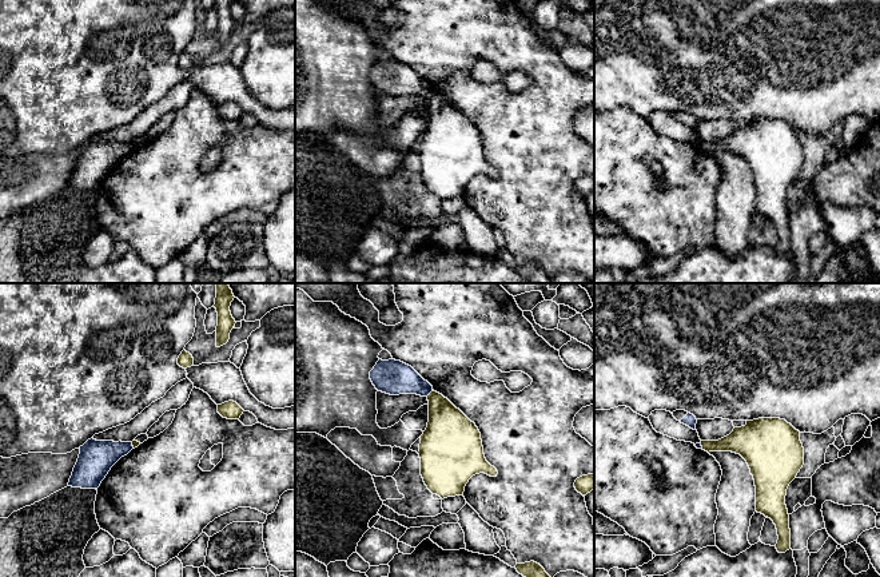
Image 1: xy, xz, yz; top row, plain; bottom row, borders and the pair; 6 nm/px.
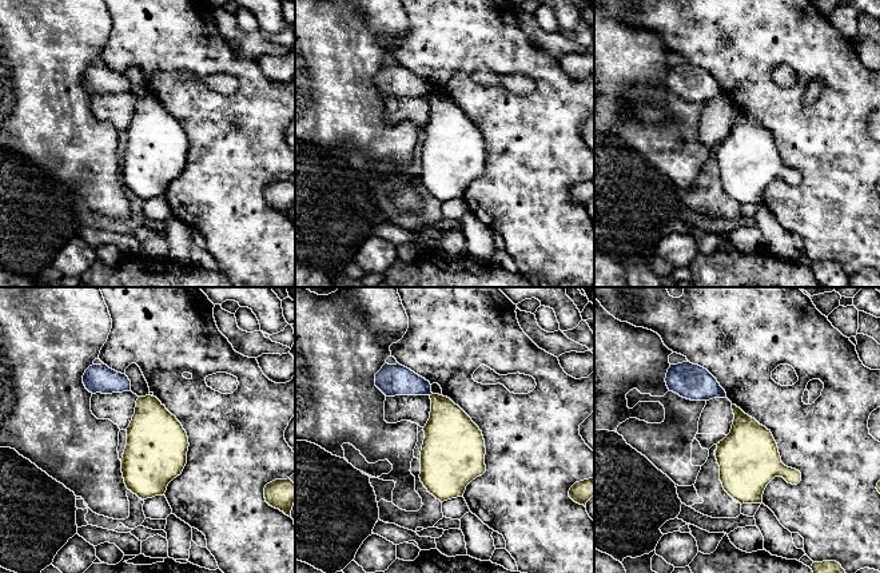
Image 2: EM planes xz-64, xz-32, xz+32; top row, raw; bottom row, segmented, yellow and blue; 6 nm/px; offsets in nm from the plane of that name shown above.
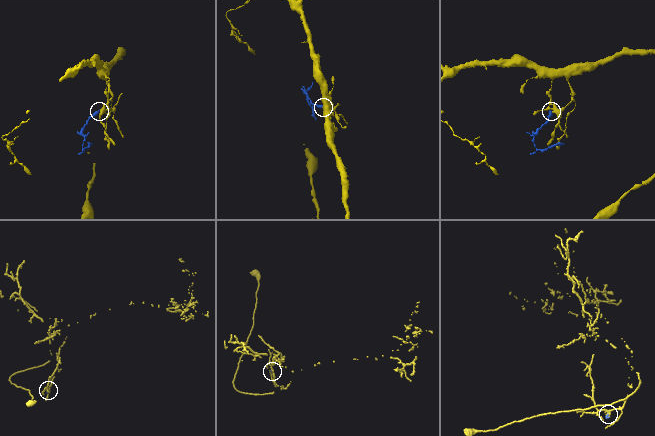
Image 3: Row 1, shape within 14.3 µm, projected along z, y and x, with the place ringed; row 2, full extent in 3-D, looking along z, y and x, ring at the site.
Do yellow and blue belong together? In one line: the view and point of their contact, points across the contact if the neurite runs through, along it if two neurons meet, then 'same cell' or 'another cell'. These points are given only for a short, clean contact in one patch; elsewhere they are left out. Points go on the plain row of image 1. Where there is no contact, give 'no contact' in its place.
xz (430, 94) | along xz (433, 91), (426, 96) | another cell

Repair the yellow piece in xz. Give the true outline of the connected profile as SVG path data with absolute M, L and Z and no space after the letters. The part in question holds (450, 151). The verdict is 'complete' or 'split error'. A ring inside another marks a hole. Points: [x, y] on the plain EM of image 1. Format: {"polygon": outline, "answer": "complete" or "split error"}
{"polygon": "M434 91L427 102L429 123L418 152L427 190L443 200L463 196L466 184L475 175L497 178L497 170L485 159L475 124Z", "answer": "complete"}

